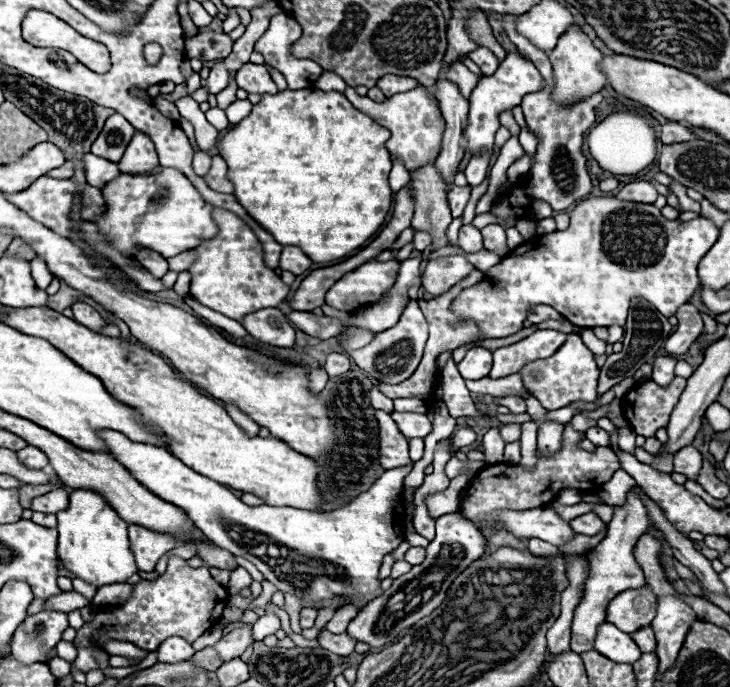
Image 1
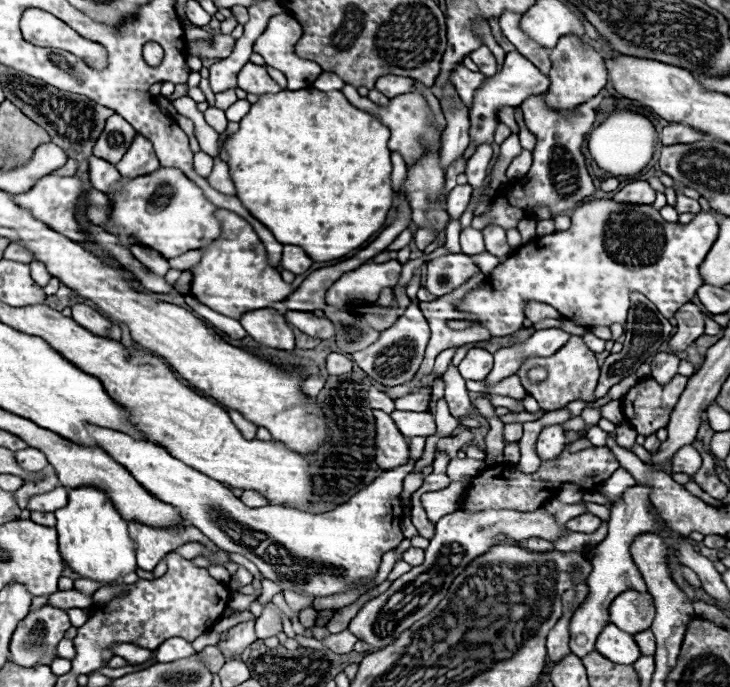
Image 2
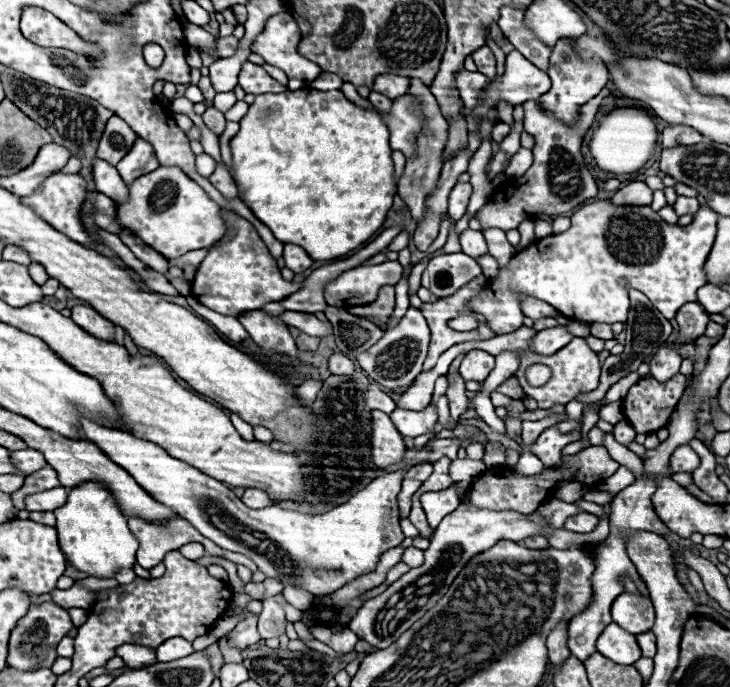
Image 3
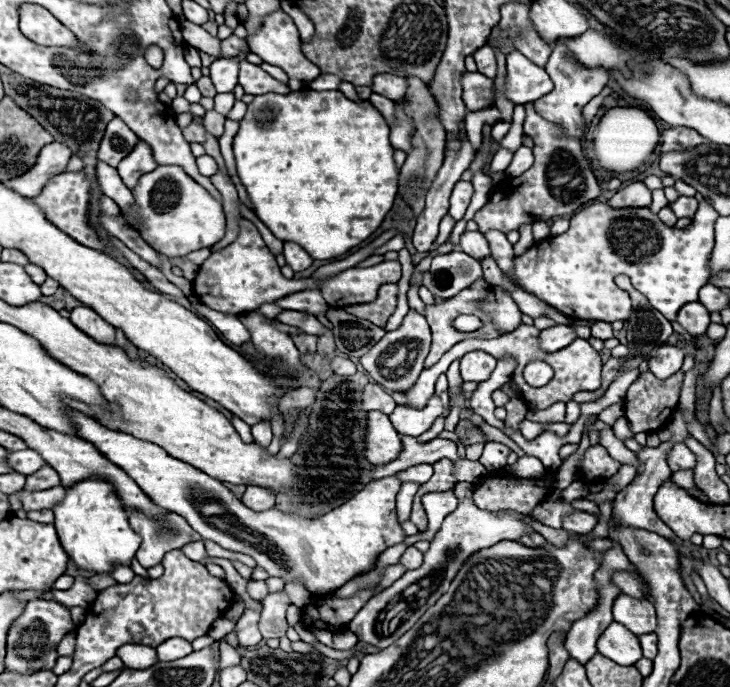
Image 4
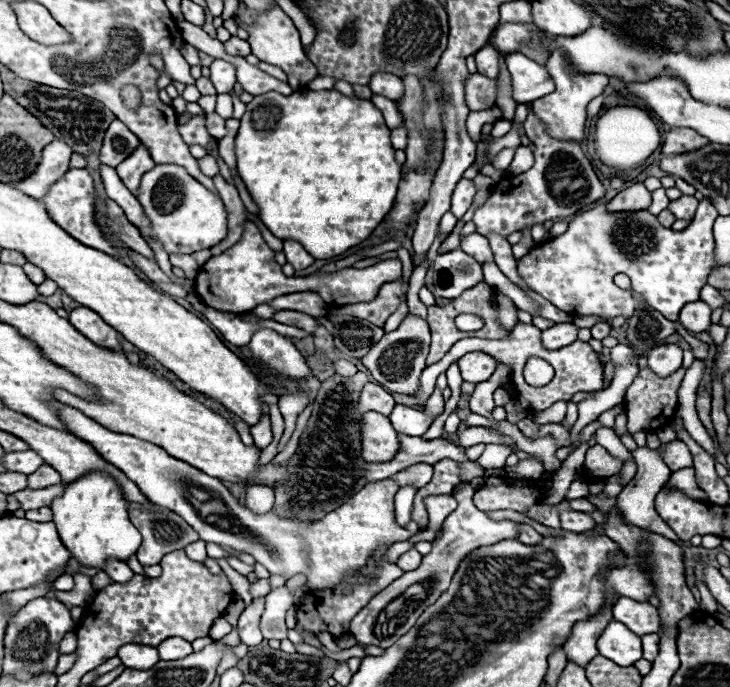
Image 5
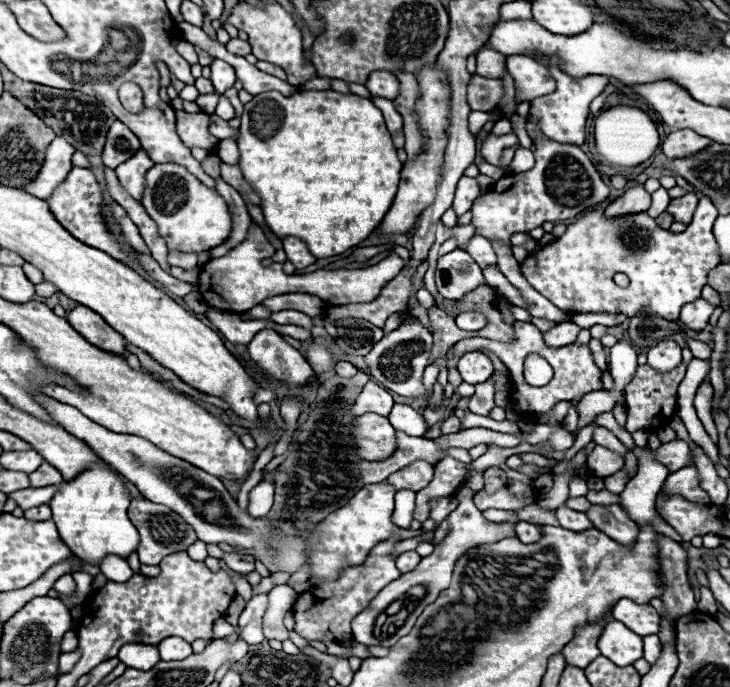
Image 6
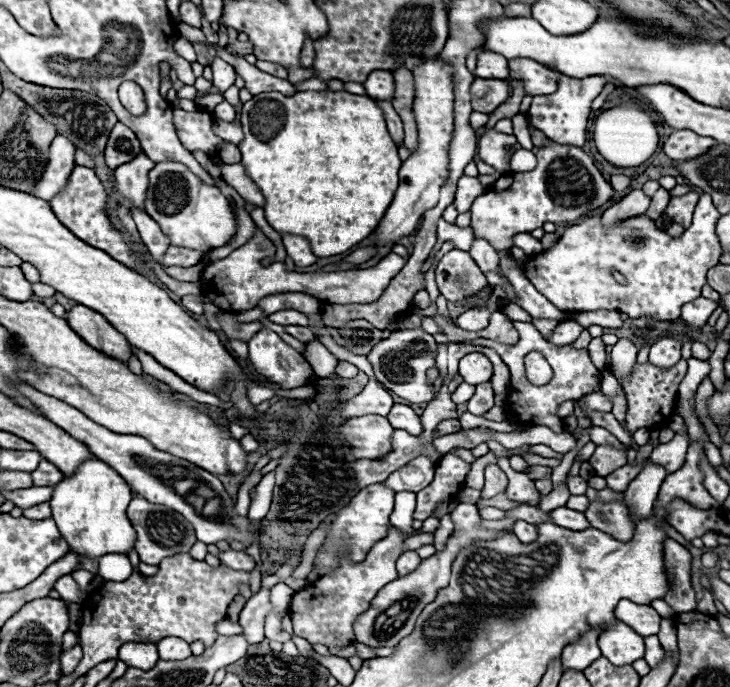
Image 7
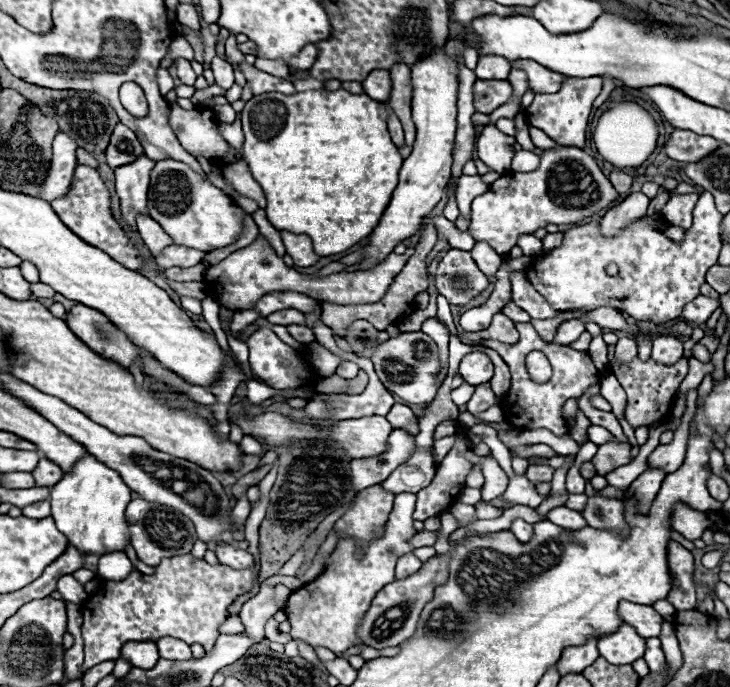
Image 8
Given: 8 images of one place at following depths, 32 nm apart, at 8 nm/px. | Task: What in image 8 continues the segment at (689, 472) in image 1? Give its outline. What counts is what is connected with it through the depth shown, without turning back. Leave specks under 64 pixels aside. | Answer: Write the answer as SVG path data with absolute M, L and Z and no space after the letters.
M698 388L691 390L687 396L687 410L681 417L680 428L674 434L674 440L670 444L660 444L654 448L654 452L648 456L650 466L662 468L666 474L678 470L684 462L686 456L686 442L689 437L690 421L696 411L696 401L698 398Z

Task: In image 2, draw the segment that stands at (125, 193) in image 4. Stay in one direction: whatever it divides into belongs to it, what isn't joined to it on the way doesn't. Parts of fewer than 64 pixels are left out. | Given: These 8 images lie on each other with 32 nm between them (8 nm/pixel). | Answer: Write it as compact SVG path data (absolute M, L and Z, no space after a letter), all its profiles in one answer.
M98 156L88 158L88 176L90 176L90 184L100 192L108 192L120 180L120 172L116 170L116 166Z

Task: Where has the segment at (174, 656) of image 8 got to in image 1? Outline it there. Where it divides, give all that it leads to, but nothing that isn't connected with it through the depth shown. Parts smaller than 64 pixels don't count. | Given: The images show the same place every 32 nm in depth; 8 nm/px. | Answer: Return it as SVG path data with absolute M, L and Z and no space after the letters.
M172 636L172 638L166 638L158 648L158 660L164 664L178 664L182 660L190 660L194 652L196 650L192 648L190 642L186 642L180 636Z

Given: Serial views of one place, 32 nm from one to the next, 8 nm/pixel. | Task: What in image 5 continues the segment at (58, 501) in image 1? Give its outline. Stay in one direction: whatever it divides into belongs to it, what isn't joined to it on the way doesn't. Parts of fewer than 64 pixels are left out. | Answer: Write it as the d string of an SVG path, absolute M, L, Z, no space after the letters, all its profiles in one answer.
M50 486L44 490L20 490L14 496L22 504L22 510L36 510L40 506L50 506L56 498L60 498L62 486Z

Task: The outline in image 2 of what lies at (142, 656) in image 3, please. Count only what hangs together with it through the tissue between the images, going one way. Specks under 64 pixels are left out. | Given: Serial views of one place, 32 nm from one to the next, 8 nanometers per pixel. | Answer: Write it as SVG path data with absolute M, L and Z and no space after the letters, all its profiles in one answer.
M120 642L120 644L112 644L110 650L112 650L114 656L122 656L122 658L128 660L132 666L142 664L142 662L146 662L146 660L152 656L152 650L146 650L146 648L140 648L140 646L136 646L136 644L128 644L128 642L124 642L124 644L122 644L122 642Z

